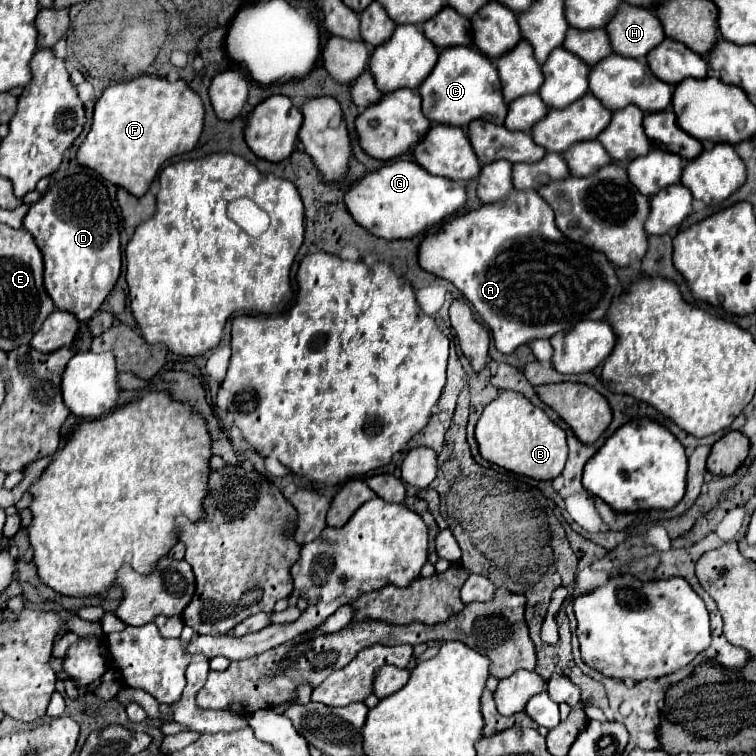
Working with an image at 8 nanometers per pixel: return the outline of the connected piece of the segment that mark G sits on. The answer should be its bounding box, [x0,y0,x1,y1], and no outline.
[344,159,466,241]

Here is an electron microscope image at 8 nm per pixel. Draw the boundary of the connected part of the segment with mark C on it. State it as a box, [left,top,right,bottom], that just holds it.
[418,47,506,127]

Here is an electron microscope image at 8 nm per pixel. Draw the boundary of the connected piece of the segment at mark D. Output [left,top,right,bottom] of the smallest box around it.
[24,173,122,321]

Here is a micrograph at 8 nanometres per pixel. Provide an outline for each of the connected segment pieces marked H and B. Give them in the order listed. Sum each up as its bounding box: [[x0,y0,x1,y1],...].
[[606,1,664,59],[476,391,568,481]]

